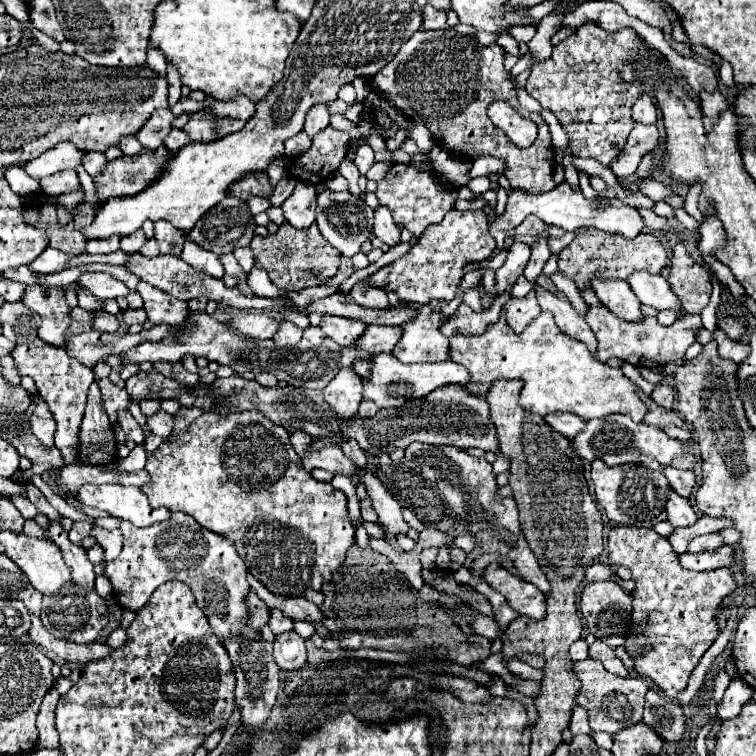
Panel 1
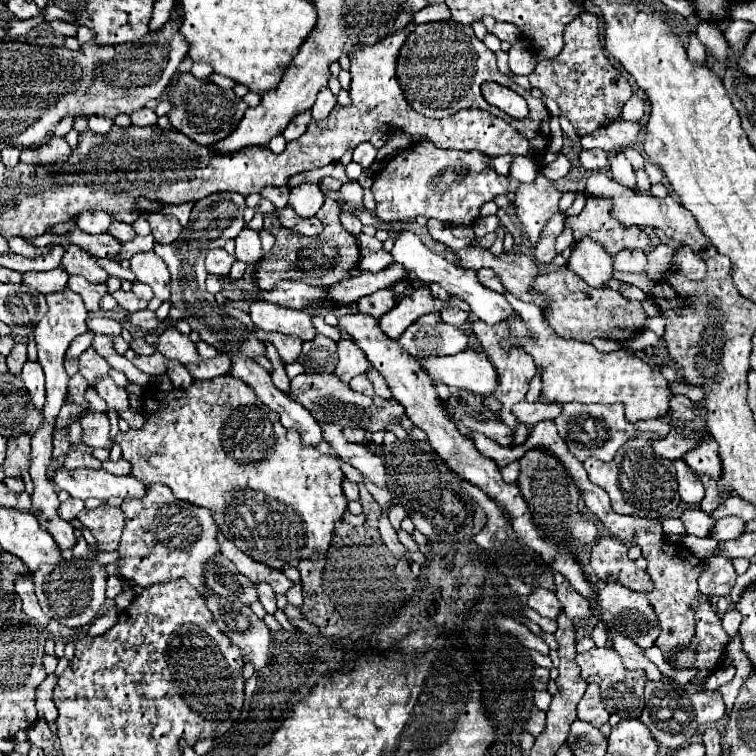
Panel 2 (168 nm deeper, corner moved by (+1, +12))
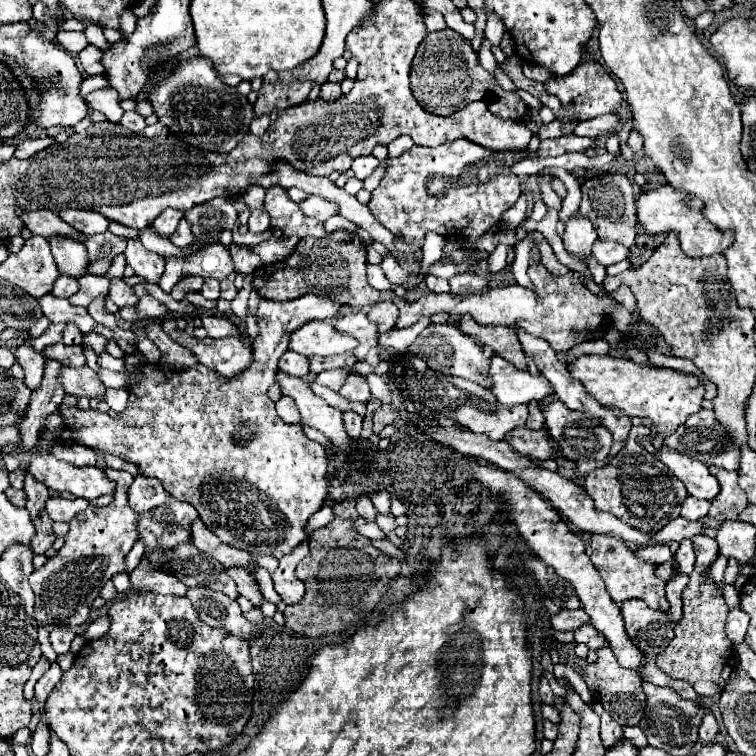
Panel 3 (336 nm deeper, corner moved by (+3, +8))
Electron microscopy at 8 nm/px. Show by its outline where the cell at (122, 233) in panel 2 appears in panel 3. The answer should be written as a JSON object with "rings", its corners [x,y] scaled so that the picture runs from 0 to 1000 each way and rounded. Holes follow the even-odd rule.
{"rings":[[[147,307],[115,312],[112,328],[115,328],[115,341],[120,344],[120,349],[115,352],[115,362],[139,365],[149,349],[149,341],[155,336],[160,336],[165,331],[165,325],[168,325],[168,317],[147,310]]]}

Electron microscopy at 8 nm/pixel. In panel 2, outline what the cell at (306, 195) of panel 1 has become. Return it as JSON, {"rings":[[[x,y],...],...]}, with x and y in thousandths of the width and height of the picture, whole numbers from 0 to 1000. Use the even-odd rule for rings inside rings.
{"rings":[[[398,243],[393,249],[385,249],[382,254],[382,272],[398,286],[411,288],[419,283],[419,278],[427,272],[427,254],[419,243]]]}

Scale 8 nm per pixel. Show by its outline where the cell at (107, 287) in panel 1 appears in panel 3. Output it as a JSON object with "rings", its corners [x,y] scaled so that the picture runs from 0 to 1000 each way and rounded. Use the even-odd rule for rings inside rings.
{"rings":[[[78,312],[78,317],[65,317],[65,325],[81,362],[104,368],[115,360],[115,331],[110,323],[104,323],[104,317],[89,317],[89,312]]]}

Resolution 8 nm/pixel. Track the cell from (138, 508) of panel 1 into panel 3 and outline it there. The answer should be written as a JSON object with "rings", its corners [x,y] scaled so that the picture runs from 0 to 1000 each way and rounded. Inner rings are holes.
{"rings":[[[44,601],[38,624],[65,648],[94,651],[102,659],[123,661],[128,656],[152,651],[152,638],[147,638],[128,616],[104,619],[70,606],[70,601]]]}

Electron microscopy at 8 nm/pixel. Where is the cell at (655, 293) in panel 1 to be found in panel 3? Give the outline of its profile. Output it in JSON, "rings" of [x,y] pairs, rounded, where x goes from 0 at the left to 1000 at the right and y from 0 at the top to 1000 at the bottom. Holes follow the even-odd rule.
{"rings":[[[790,317],[782,328],[784,339],[792,344],[792,349],[806,352],[806,349],[816,349],[821,344],[832,341],[832,331],[816,320],[800,320],[800,317]]]}

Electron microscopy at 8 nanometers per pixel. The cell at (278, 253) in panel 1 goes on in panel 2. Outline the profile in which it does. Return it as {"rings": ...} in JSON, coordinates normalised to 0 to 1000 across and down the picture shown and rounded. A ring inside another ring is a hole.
{"rings":[[[430,262],[430,270],[419,280],[427,294],[427,307],[419,312],[398,312],[393,307],[382,310],[382,328],[361,325],[358,333],[337,354],[337,376],[343,381],[361,381],[366,370],[403,370],[406,376],[422,376],[422,368],[433,365],[440,347],[448,347],[451,360],[462,360],[475,347],[475,323],[467,310],[462,310],[448,294],[448,272],[440,262]]]}

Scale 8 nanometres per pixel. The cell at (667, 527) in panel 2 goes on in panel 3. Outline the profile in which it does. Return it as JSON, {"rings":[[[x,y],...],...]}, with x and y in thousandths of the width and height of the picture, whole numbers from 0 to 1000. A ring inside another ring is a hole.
{"rings":[[[903,714],[898,722],[898,730],[893,733],[893,741],[898,746],[898,759],[911,762],[917,757],[917,746],[919,746],[919,733],[917,733],[917,717],[914,714]]]}

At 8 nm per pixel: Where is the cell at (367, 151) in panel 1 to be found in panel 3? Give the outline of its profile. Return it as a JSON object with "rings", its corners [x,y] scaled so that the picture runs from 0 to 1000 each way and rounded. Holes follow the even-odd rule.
{"rings":[[[475,206],[472,212],[467,212],[464,225],[470,228],[470,233],[475,238],[483,238],[485,233],[493,230],[493,225],[501,220],[501,212],[496,206]]]}

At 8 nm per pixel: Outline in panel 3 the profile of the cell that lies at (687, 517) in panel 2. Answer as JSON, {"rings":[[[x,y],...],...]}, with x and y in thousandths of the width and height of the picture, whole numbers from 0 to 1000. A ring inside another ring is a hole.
{"rings":[[[925,706],[917,712],[919,717],[919,754],[911,759],[911,772],[903,780],[903,815],[893,828],[893,844],[880,857],[877,865],[869,868],[869,881],[888,897],[909,899],[919,910],[925,921],[940,923],[956,915],[964,892],[972,886],[972,860],[959,839],[959,817],[962,817],[962,799],[956,791],[954,778],[935,765],[935,751],[948,741],[951,728],[943,712]]]}

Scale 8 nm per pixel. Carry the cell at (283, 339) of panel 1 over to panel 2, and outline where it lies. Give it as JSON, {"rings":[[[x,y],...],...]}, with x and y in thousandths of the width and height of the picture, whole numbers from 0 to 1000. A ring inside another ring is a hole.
{"rings":[[[369,442],[366,447],[361,447],[356,452],[361,452],[361,458],[366,460],[369,471],[380,481],[390,479],[396,474],[396,468],[398,468],[398,450],[393,450],[393,444],[374,444],[374,442]]]}

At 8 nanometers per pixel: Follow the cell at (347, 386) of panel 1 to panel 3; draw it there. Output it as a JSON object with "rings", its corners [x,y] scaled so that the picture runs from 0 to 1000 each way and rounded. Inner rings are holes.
{"rings":[[[480,413],[456,415],[454,421],[446,421],[443,434],[475,450],[475,458],[467,463],[475,479],[485,479],[491,484],[501,481],[501,437],[496,434],[496,429],[491,429],[485,415]]]}

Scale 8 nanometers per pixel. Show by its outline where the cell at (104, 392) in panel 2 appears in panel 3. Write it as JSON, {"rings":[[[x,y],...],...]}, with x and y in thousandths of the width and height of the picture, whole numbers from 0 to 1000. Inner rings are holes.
{"rings":[[[83,484],[83,492],[78,497],[81,497],[81,508],[89,521],[97,521],[102,526],[107,526],[107,524],[128,526],[131,532],[136,529],[139,511],[134,508],[128,492],[123,492],[118,484],[110,484],[110,487]]]}

